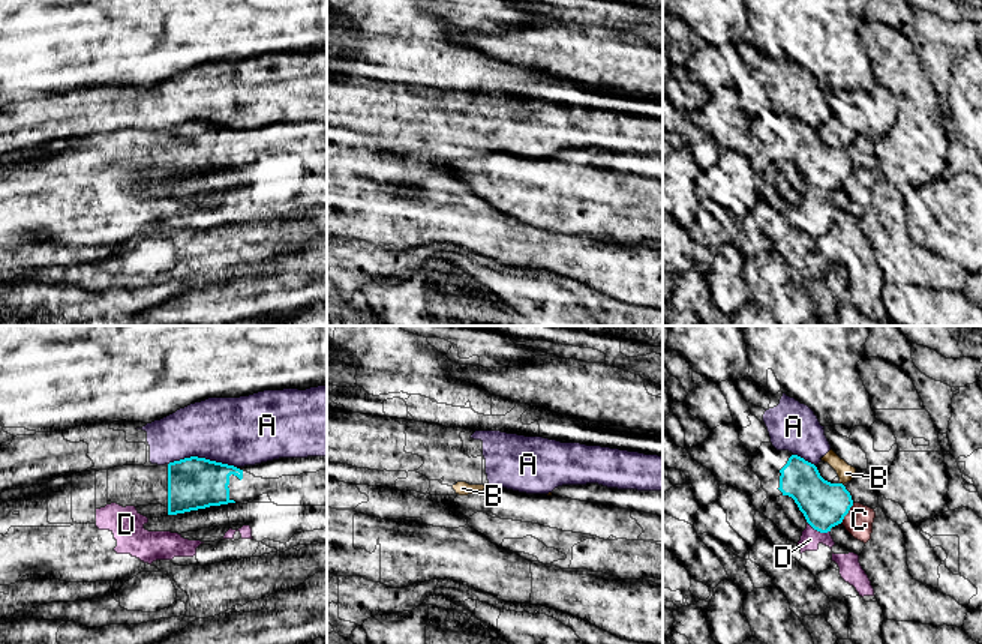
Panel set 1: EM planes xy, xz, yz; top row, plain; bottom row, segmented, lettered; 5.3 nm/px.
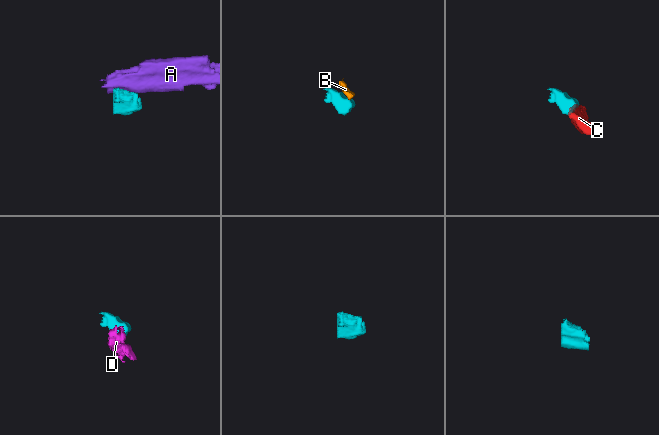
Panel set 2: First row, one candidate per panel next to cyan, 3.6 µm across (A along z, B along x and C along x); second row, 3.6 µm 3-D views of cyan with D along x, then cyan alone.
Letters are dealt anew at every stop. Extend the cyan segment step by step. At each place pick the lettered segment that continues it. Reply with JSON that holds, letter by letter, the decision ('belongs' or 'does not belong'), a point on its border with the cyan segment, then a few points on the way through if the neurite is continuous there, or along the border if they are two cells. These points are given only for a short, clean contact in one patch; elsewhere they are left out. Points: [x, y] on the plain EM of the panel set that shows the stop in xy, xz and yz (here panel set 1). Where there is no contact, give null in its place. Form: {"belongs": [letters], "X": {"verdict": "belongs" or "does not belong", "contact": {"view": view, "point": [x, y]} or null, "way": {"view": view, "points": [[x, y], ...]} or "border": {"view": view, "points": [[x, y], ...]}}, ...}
{"belongs": ["D"], "A": {"verdict": "does not belong", "contact": {"view": "xy", "point": [203, 122]}, "border": {"view": "xy", "points": [[168, 126], [204, 120], [236, 131]]}}, "B": {"verdict": "does not belong", "contact": {"view": "yz", "point": [841, 147]}, "border": {"view": "yz", "points": [[840, 146], [843, 149]]}}, "C": {"verdict": "does not belong", "contact": {"view": "yz", "point": [847, 176]}, "border": {"view": "yz", "points": [[853, 167], [840, 186]]}}, "D": {"verdict": "belongs", "contact": {"view": "yz", "point": [819, 194]}, "way": {"view": "yz", "points": [[825, 168], [819, 194], [810, 203]]}}}

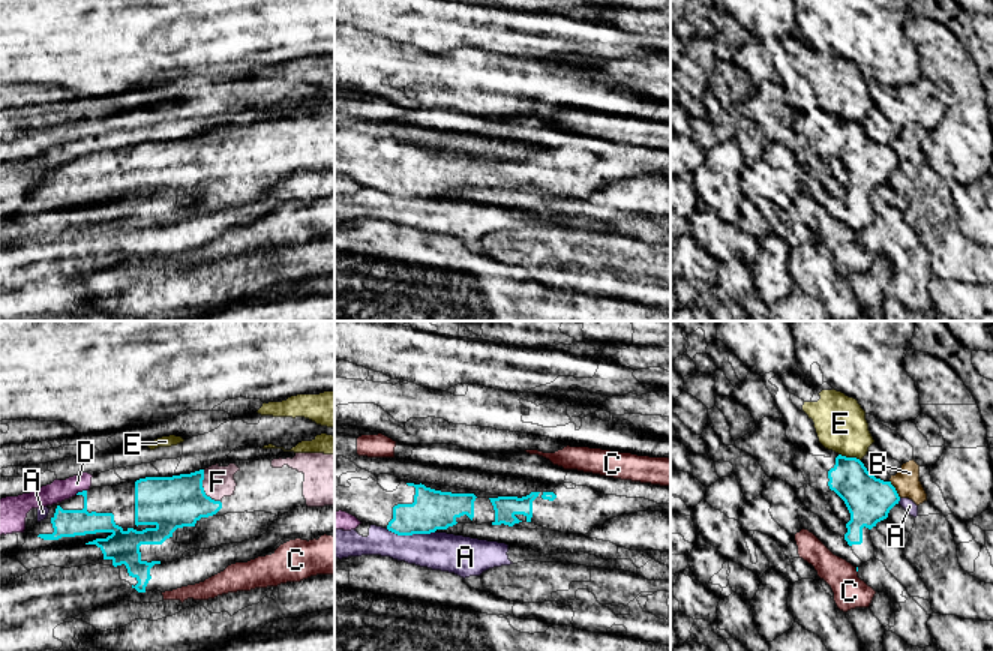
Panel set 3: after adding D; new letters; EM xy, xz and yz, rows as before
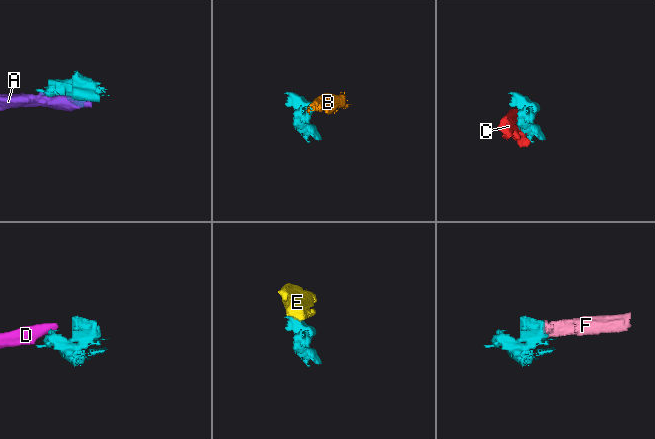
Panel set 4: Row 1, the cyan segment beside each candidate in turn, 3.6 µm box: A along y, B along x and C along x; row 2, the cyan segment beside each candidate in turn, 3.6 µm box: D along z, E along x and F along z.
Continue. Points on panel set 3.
{"belongs": ["F"], "A": {"verdict": "does not belong", "contact": {"view": "xz", "point": [410, 198]}, "border": {"view": "xz", "points": [[386, 192], [398, 198], [434, 197]]}}, "B": {"verdict": "does not belong", "contact": {"view": "yz", "point": [894, 153]}, "border": {"view": "yz", "points": [[890, 144], [900, 161]]}}, "C": {"verdict": "does not belong", "contact": {"view": "yz", "point": [857, 234]}}, "D": {"verdict": "does not belong", "contact": {"view": "xy", "point": [80, 156]}, "border": {"view": "xy", "points": [[86, 153], [75, 158]]}}, "E": {"verdict": "does not belong", "contact": {"view": "yz", "point": [849, 122]}, "border": {"view": "yz", "points": [[839, 117], [860, 125]]}}, "F": {"verdict": "belongs", "contact": {"view": "xy", "point": [203, 153]}, "way": {"view": "xy", "points": [[170, 167], [197, 159], [203, 153], [218, 146]]}}}

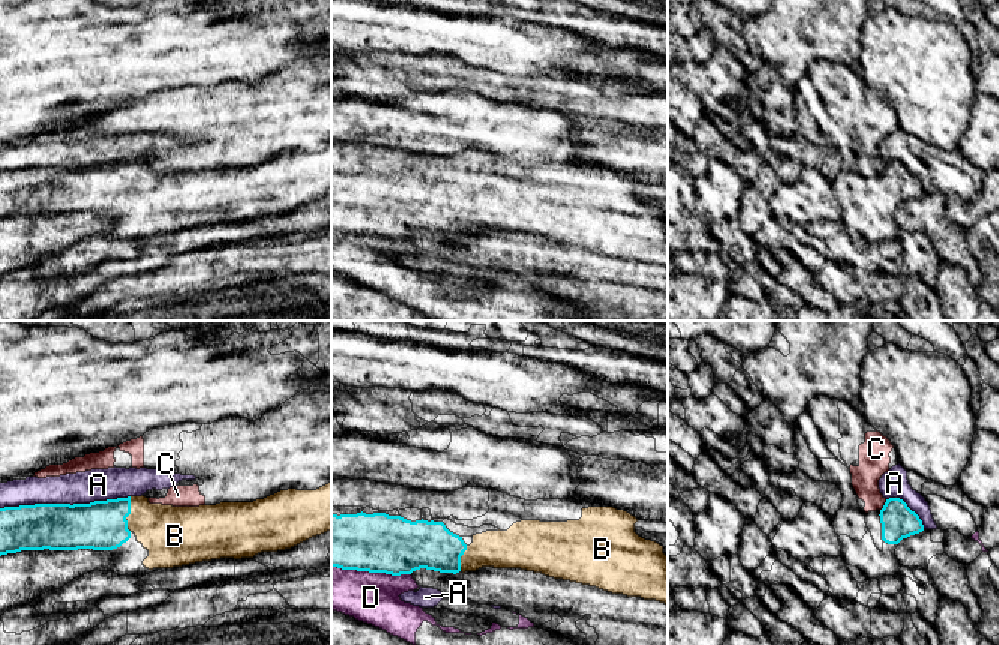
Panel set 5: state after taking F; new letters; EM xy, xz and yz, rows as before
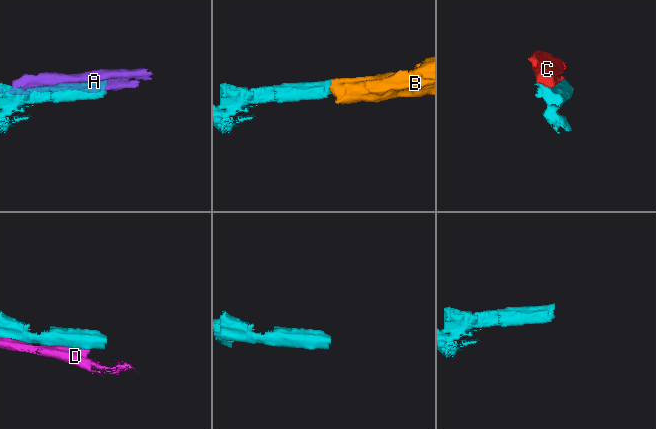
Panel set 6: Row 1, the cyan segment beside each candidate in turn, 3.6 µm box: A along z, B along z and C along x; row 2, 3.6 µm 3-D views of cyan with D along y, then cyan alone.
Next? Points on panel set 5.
{"belongs": ["B"], "A": {"verdict": "does not belong", "contact": {"view": "xy", "point": [65, 168]}}, "B": {"verdict": "belongs", "contact": {"view": "xy", "point": [129, 177]}, "way": {"view": "xy", "points": [[101, 189], [107, 189], [129, 177], [170, 198]]}}, "C": {"verdict": "does not belong", "contact": {"view": "yz", "point": [884, 170]}, "border": {"view": "yz", "points": [[887, 164], [881, 174]]}}, "D": {"verdict": "does not belong", "contact": {"view": "xz", "point": [371, 236]}}}

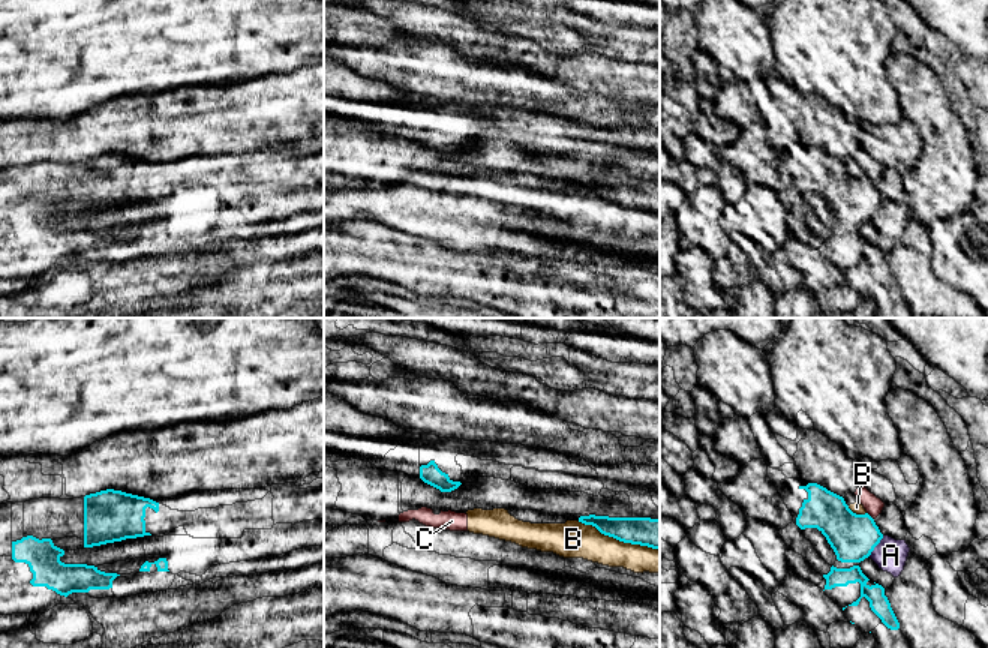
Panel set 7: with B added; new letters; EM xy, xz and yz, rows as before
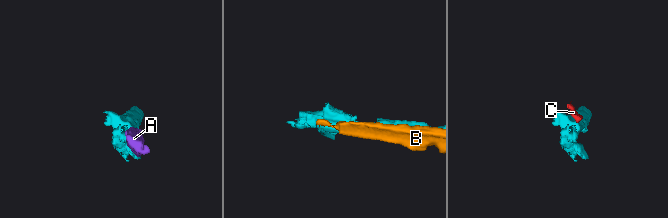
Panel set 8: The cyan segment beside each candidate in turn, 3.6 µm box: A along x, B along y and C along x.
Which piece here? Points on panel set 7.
{"belongs": [], "A": {"verdict": "does not belong", "contact": {"view": "yz", "point": [876, 209]}, "border": {"view": "yz", "points": [[883, 200], [868, 219]]}}, "B": {"verdict": "does not belong", "contact": {"view": "xz", "point": [618, 203]}}, "C": {"verdict": "does not belong", "contact": {"view": "yz", "point": [870, 180]}, "border": {"view": "yz", "points": [[867, 176], [873, 183]]}}}

